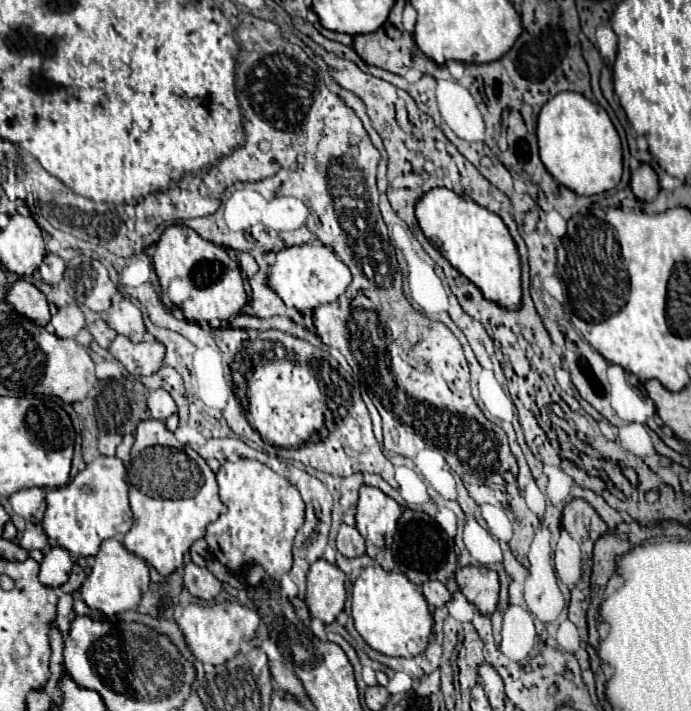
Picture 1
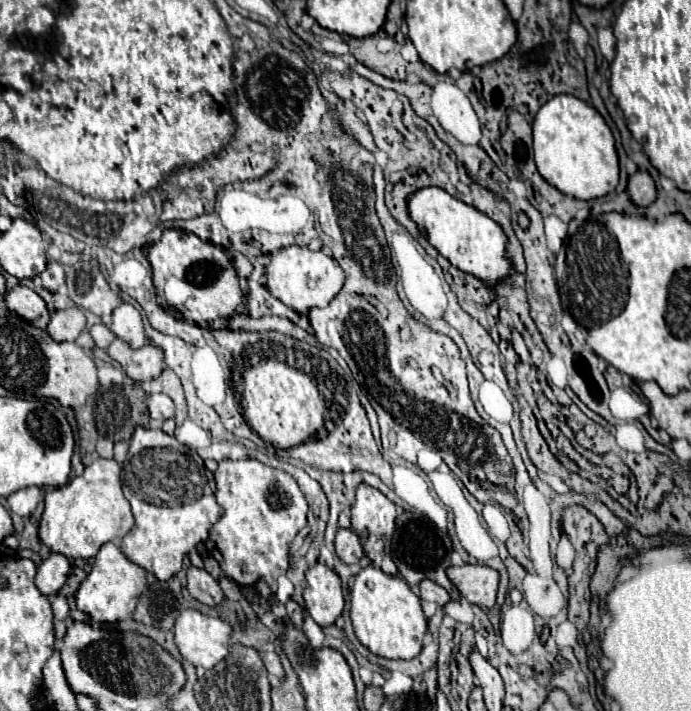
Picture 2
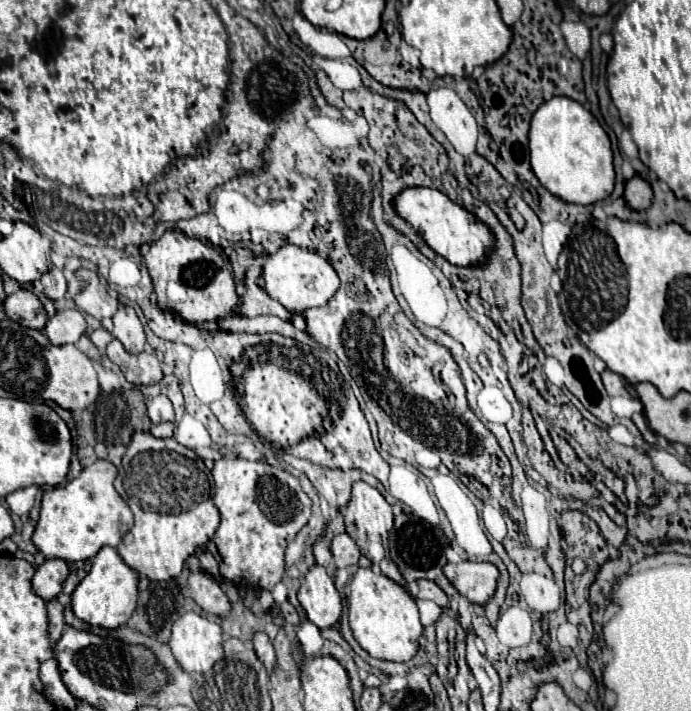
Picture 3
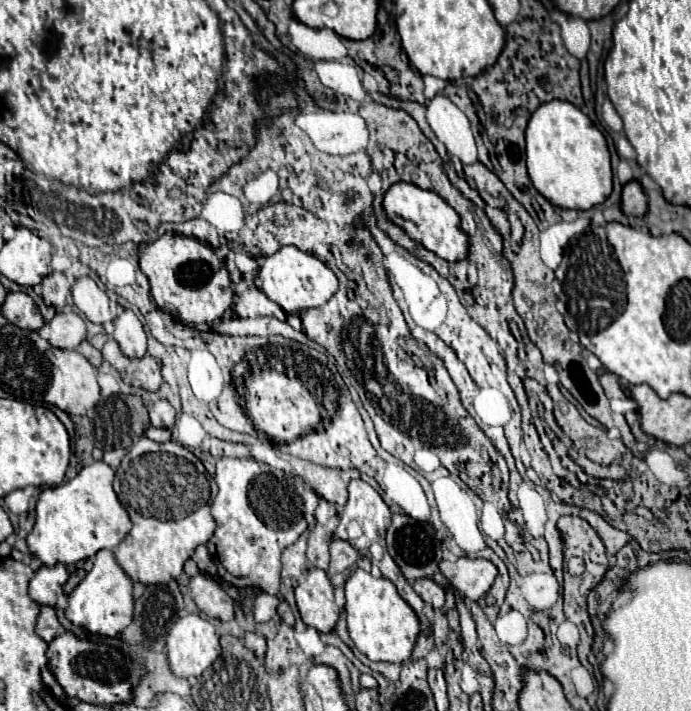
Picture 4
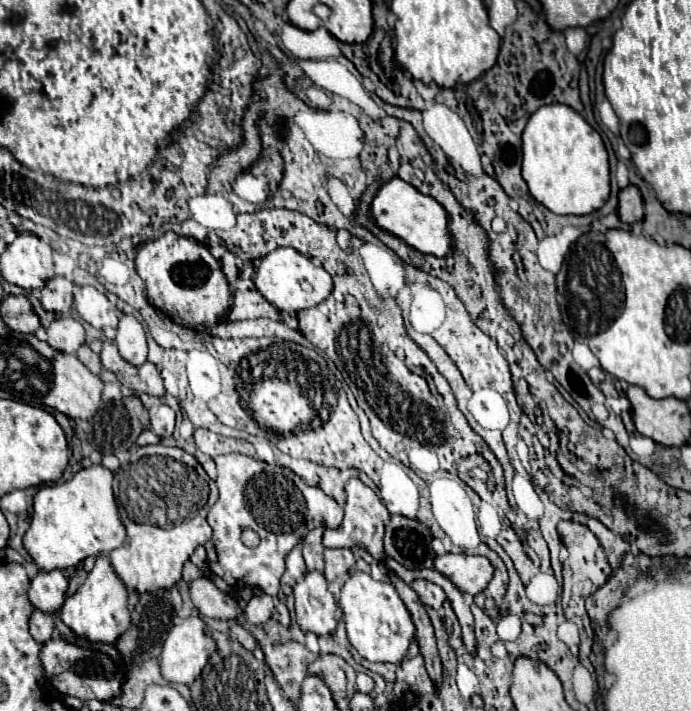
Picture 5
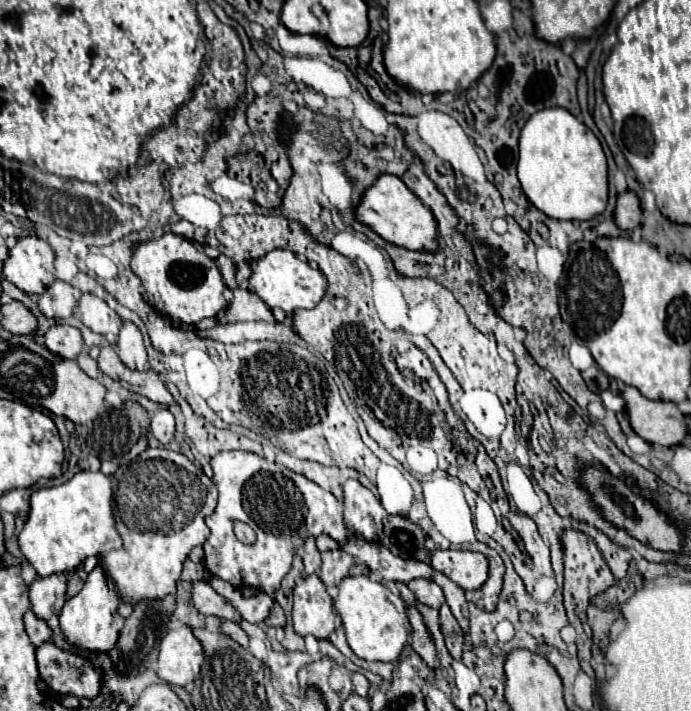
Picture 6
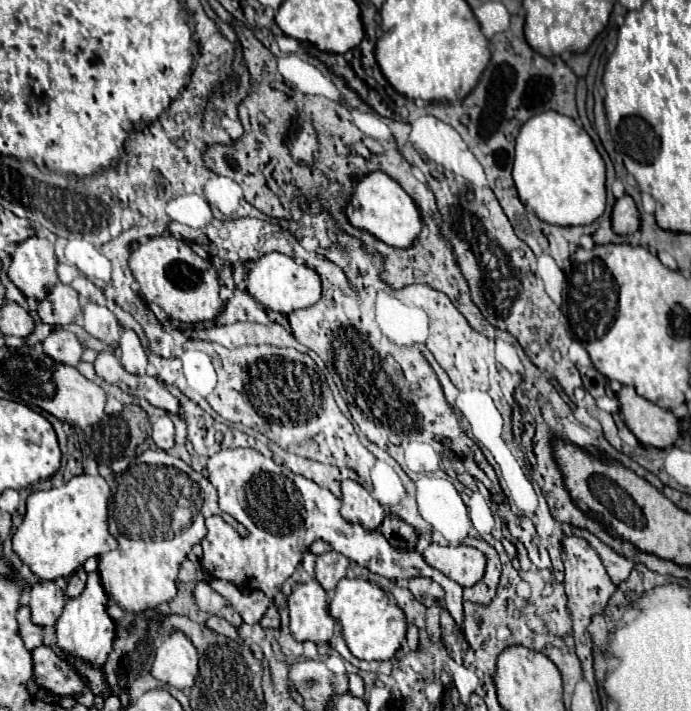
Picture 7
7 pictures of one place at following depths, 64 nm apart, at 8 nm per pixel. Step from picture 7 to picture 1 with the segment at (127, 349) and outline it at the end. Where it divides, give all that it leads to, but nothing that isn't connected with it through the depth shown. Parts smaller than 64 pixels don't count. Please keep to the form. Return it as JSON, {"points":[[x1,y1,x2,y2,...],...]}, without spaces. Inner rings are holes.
{"points":[[128,298,112,302,110,310,106,312,106,322,118,334,128,336,132,342,142,342,142,338,144,338,146,328,142,322,142,314]]}

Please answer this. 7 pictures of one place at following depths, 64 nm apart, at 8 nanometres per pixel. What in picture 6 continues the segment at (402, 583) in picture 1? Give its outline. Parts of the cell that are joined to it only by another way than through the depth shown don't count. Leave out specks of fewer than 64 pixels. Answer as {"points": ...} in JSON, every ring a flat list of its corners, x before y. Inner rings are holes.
{"points":[[364,574,346,576,338,588,340,588,340,594,334,600,334,608,342,616,342,622,346,628,346,640,350,648,356,652,356,656,364,660,396,662,400,652,408,644,408,636,412,632,404,600,384,584,372,582]]}

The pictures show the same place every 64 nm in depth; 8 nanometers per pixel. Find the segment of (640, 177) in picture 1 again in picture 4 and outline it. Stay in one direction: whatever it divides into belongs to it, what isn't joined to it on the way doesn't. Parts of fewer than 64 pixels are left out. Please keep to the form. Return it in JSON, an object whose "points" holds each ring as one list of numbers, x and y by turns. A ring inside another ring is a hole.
{"points":[[632,180,622,190,622,210,626,214,644,214,648,208,648,198,640,182]]}

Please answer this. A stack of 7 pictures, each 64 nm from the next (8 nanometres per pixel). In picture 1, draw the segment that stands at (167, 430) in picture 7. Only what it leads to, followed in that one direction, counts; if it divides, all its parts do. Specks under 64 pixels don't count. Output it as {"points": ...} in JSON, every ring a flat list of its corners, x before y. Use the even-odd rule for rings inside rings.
{"points":[[158,388,148,392,148,408,152,412,152,418,166,420,170,414,176,412,176,402,164,388]]}

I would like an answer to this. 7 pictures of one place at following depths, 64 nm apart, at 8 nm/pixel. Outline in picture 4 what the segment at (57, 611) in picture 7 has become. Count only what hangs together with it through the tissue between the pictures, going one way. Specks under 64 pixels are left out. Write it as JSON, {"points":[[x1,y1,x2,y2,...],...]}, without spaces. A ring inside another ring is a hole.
{"points":[[64,564,40,566,40,570,30,580,30,596,42,606,56,606,58,596,68,580,68,570]]}

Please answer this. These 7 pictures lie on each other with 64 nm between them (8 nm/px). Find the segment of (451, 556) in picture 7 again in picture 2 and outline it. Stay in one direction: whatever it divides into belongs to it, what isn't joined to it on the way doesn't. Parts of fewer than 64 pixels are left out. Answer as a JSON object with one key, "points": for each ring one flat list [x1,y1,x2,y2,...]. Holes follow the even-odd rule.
{"points":[[462,564,448,568,448,578,460,590,462,598,484,610,490,610,496,600,498,572,480,564]]}

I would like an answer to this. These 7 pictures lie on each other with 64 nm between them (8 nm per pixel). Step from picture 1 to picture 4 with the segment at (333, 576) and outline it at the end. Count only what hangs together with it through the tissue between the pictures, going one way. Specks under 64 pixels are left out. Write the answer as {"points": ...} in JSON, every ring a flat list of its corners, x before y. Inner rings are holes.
{"points":[[308,570,296,586,296,604,302,620,318,632,332,632,340,610,334,600,334,588,324,570]]}

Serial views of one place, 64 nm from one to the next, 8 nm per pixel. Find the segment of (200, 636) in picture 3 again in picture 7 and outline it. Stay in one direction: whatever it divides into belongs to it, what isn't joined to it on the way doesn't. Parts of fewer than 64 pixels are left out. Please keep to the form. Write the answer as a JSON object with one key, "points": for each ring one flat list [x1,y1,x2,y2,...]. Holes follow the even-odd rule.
{"points":[[168,631,156,652,152,676,164,684,188,690,198,674,198,650,181,631]]}

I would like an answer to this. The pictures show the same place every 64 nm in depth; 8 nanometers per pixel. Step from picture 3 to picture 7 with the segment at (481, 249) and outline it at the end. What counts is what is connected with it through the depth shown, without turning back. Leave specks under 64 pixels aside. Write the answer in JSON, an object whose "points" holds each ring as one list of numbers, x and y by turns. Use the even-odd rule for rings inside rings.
{"points":[[372,172,366,178,356,178,354,194,350,196,344,212,352,222,352,226,366,230,374,234,378,240,396,248,412,246,424,228,424,220,414,200,406,194,406,190,396,180,392,180,384,172]]}

